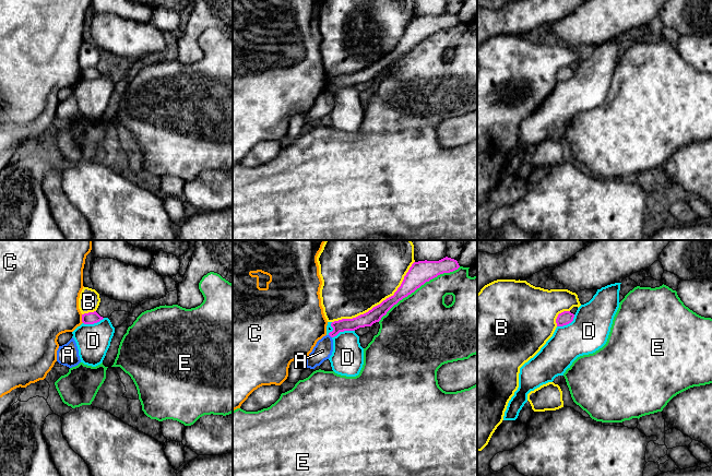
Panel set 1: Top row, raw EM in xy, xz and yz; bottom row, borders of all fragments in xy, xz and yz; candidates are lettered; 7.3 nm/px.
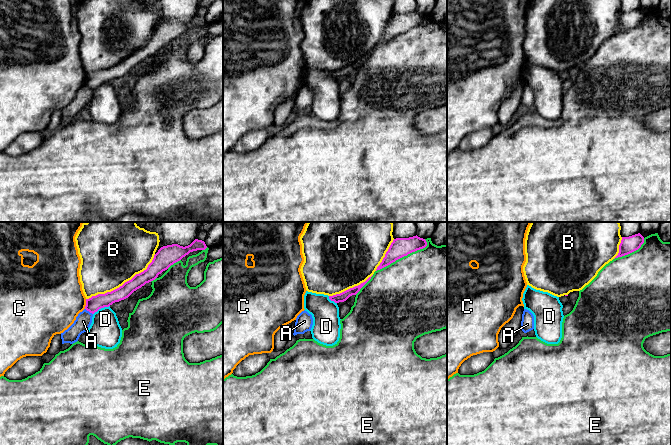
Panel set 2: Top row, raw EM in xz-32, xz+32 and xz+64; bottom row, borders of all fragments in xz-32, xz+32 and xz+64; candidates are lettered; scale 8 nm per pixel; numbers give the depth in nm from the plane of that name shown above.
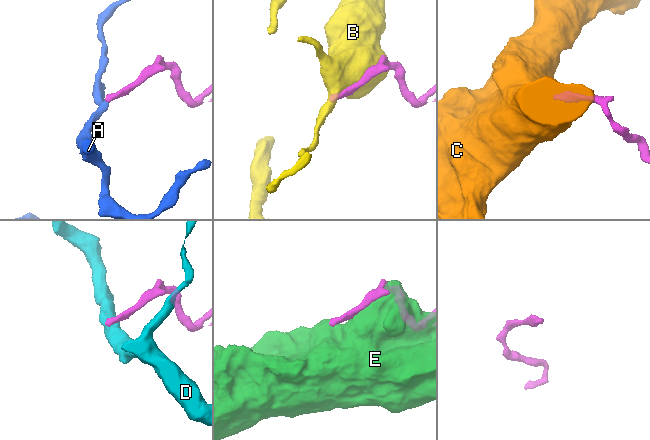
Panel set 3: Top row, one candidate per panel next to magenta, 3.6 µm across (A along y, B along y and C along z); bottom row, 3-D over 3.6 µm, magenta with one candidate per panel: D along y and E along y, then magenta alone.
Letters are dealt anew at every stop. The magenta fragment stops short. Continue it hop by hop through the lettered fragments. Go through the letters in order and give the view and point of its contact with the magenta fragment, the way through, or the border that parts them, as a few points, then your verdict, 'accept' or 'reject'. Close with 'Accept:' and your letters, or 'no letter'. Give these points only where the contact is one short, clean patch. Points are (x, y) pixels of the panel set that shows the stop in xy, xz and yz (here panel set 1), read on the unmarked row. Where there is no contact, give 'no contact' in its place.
A: meets magenta in xz at (330, 91); border along xz (329, 90), (331, 93); reject
B: meets magenta in xz at (380, 59); reject
C: meets magenta in xy at (82, 74); border along xy (81, 70), (83, 78); reject
D: meets magenta in xz at (343, 86); border along xz (354, 85), (340, 86), (332, 93); reject
E: meets magenta in xz at (418, 43); reject
Accept: no letter

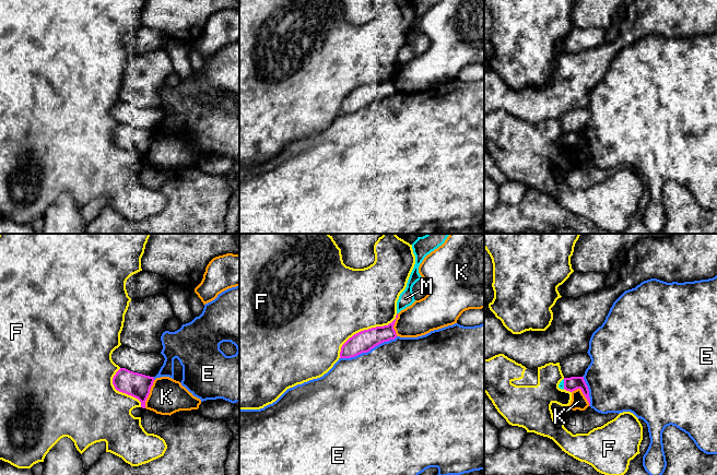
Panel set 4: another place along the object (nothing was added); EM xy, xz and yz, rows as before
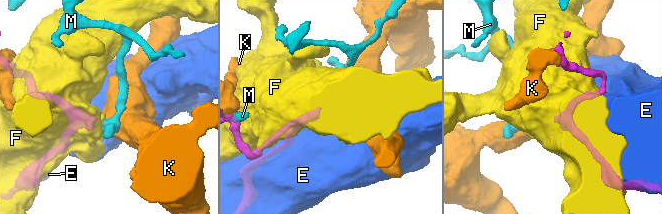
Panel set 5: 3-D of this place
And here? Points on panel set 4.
E: meets magenta in xz at (368, 106); reject
F: meets magenta in xz at (364, 85); reject
K: meets magenta in xy at (149, 149); reject
M: meets magenta in yz at (564, 139); runs through yz (572, 139), (564, 139), (561, 141); accept
Accept: M

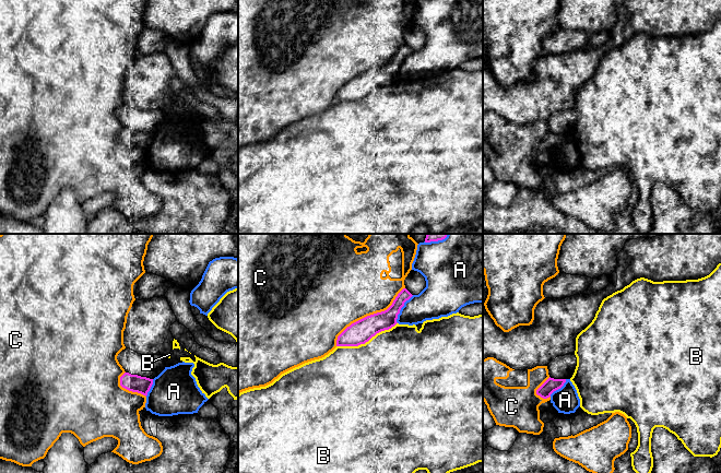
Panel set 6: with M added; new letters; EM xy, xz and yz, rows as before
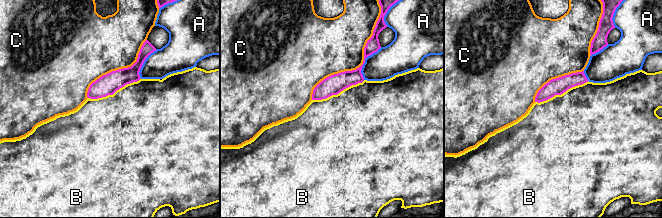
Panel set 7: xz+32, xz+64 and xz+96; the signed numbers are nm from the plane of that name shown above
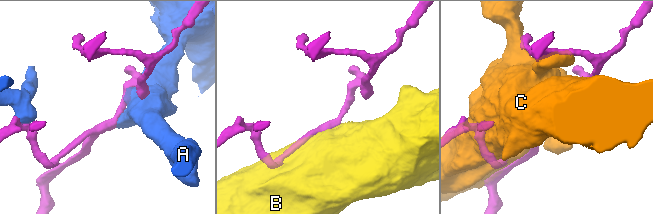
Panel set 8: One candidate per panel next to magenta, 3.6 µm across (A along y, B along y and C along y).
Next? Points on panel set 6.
A: meets magenta in xz at (401, 62); reject
B: meets magenta in xz at (366, 96); reject
C: meets magenta in xz at (368, 71); reject
Accept: no letter

